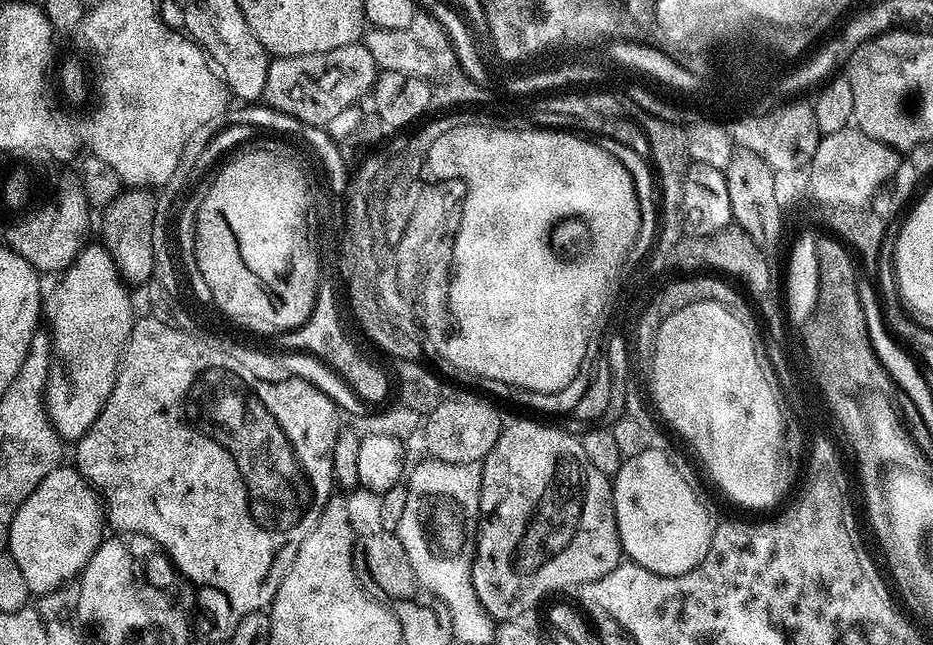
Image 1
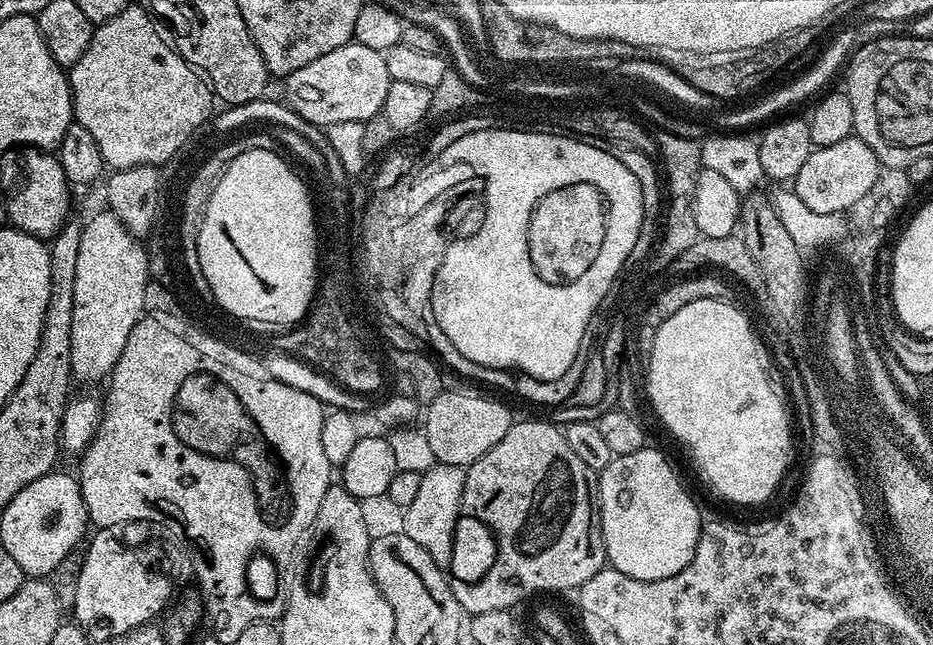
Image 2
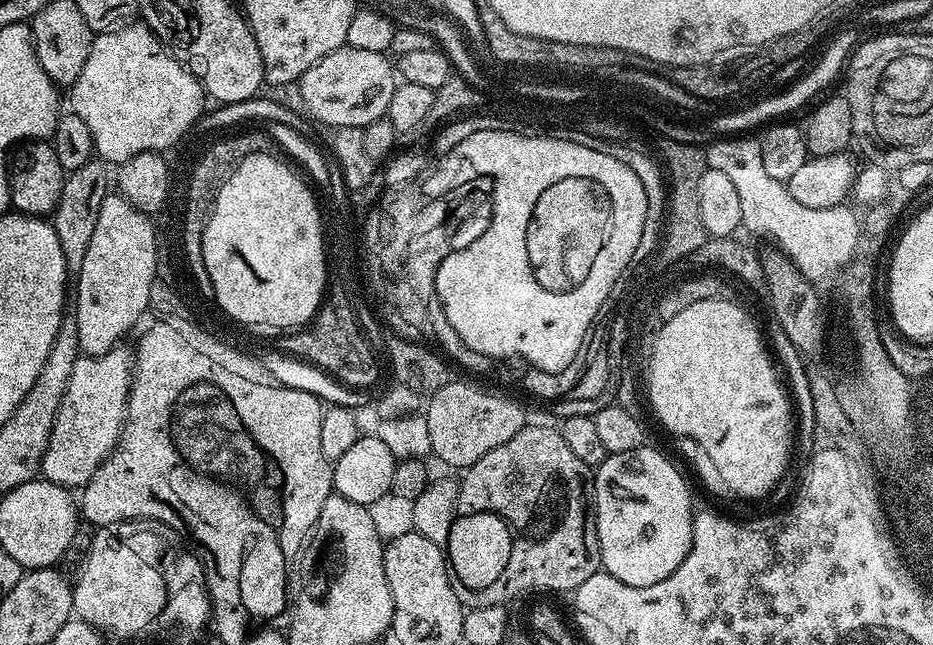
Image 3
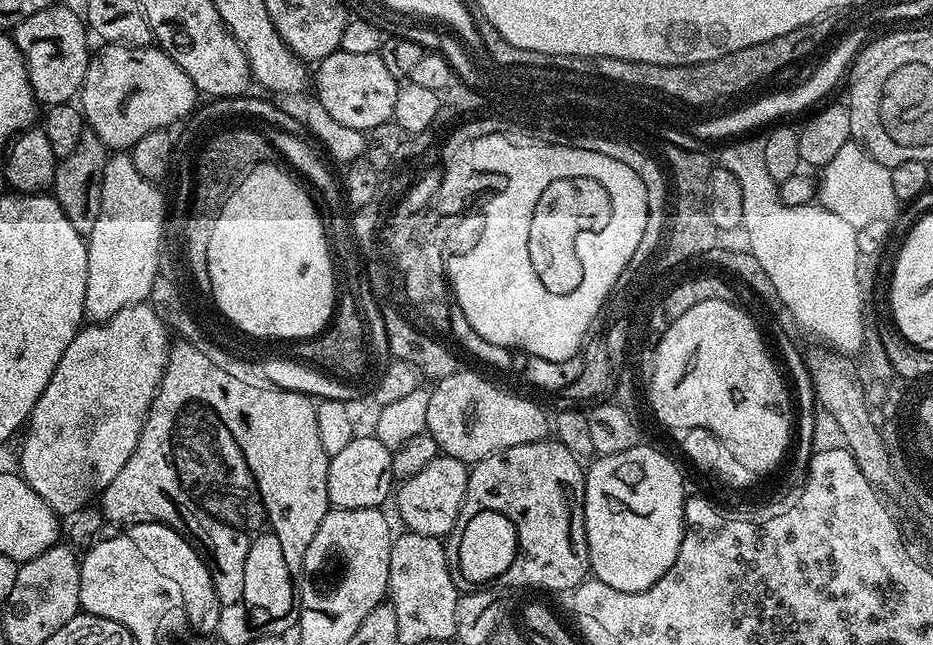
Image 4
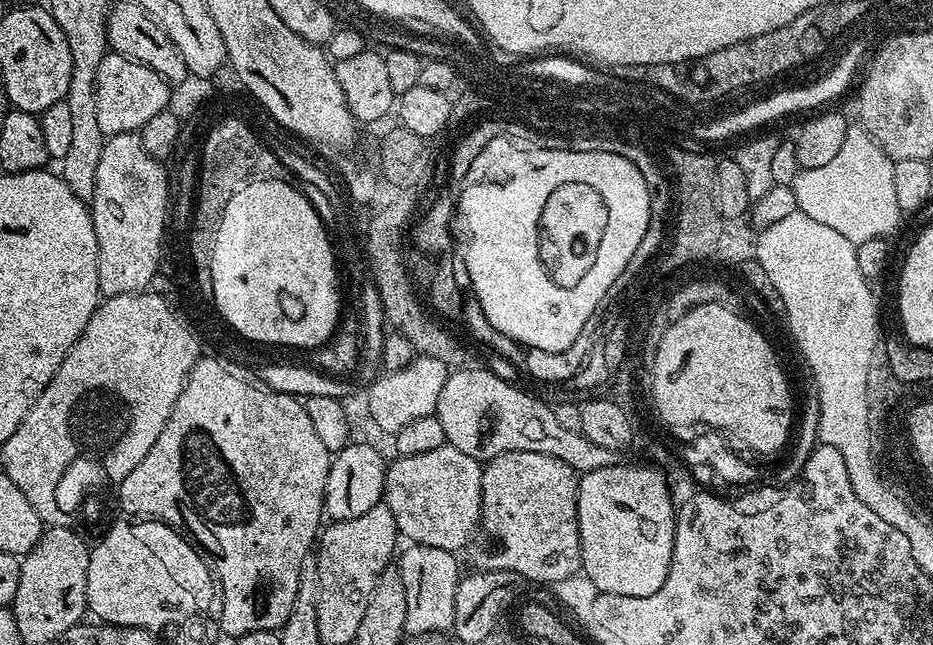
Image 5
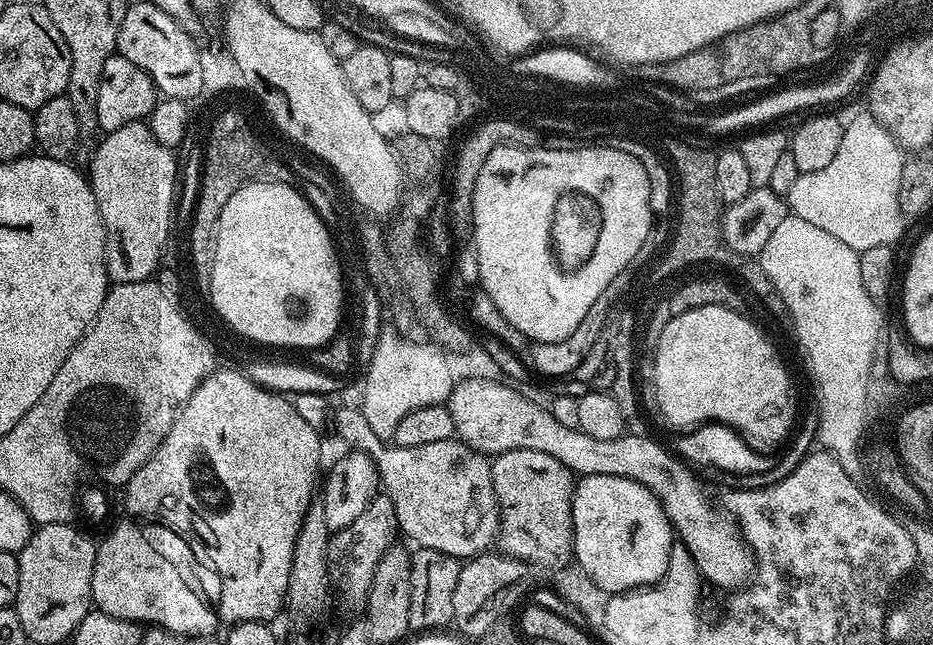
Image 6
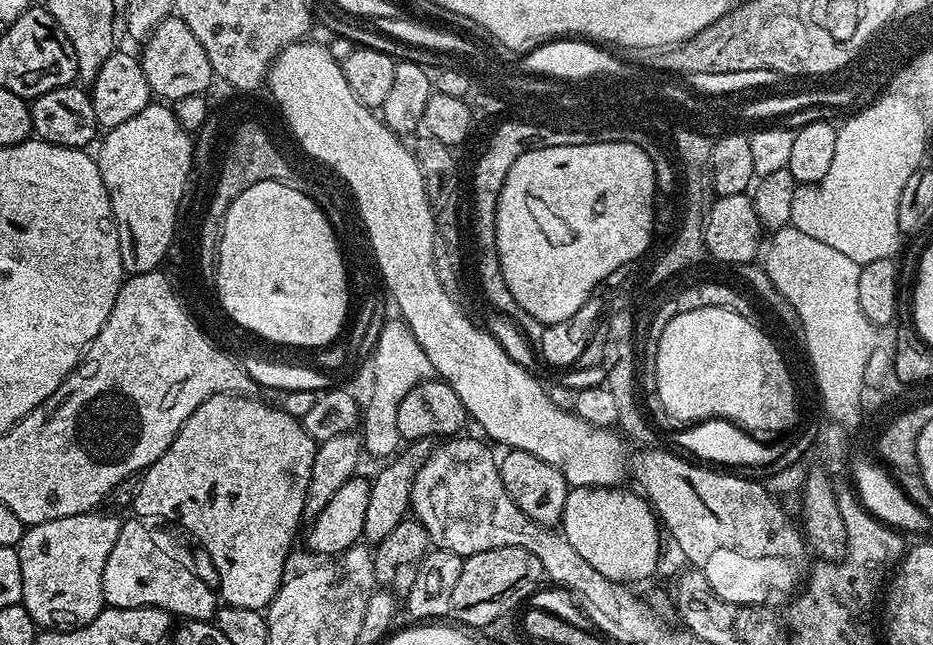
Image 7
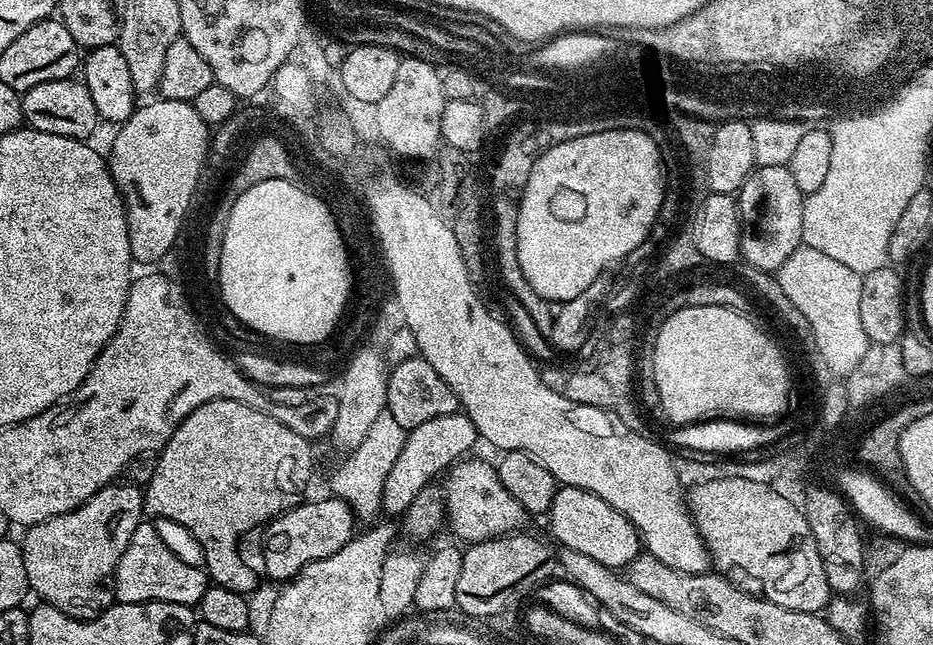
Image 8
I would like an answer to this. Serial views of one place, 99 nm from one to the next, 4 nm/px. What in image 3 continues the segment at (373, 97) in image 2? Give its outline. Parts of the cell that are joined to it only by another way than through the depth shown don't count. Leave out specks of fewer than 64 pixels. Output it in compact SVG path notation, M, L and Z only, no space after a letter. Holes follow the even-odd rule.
M345 46L326 54L326 58L310 66L310 70L300 76L298 89L301 102L308 107L307 115L313 121L321 120L332 130L344 127L367 129L368 124L387 113L397 83L397 69L385 53Z

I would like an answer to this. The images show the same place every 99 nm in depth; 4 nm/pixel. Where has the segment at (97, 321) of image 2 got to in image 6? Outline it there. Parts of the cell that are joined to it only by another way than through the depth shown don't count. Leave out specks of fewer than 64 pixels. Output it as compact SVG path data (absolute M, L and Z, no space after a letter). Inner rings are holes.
M135 120L126 126L118 126L113 132L107 133L103 137L105 140L96 148L96 153L92 156L92 172L90 171L90 183L94 190L94 198L98 202L100 217L104 223L107 235L111 237L107 241L106 251L108 253L108 275L115 283L125 284L126 282L138 282L139 280L149 279L157 271L160 260L160 247L162 249L167 245L167 236L173 226L173 205L174 193L178 179L174 170L174 162L178 159L177 153L171 148L167 148L154 136L151 129L148 128L144 120Z

